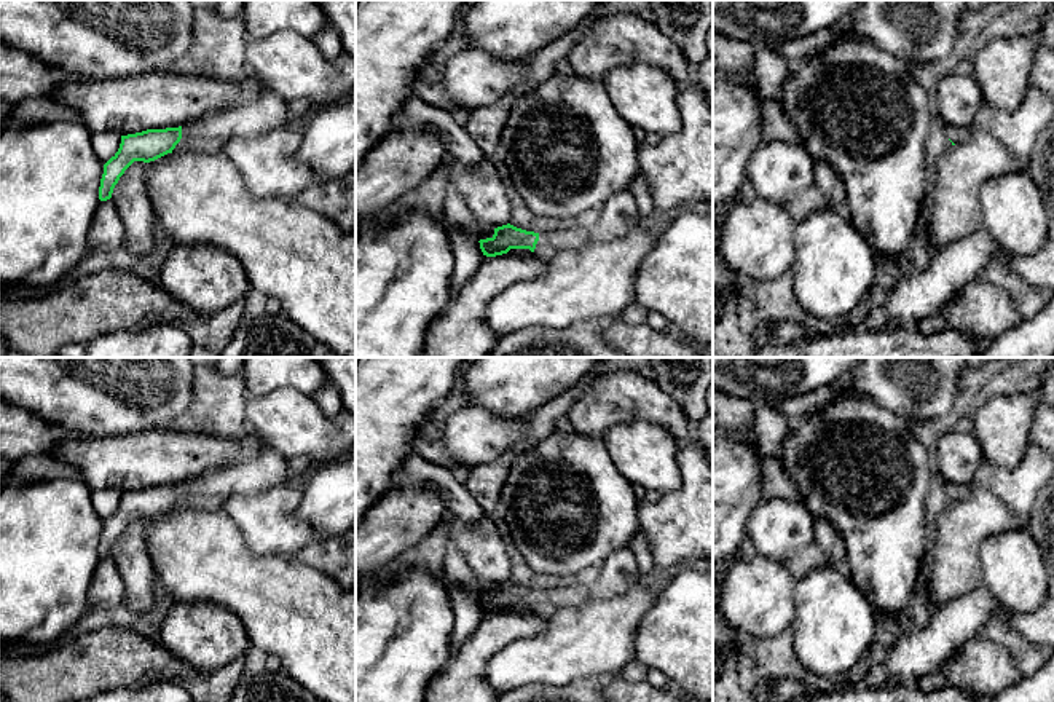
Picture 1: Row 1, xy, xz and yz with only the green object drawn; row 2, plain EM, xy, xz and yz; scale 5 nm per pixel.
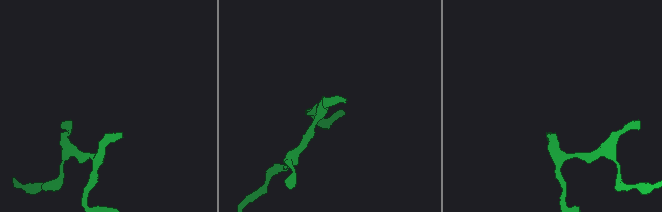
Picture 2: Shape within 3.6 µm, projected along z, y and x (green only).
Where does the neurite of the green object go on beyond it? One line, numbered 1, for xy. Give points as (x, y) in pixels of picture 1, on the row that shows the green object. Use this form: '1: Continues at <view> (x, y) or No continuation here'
1: Continues at xy (267, 112)

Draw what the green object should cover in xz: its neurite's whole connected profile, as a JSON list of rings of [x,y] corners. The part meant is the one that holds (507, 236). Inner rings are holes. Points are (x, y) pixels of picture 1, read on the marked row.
[[[628,190],[611,196],[600,211],[601,215],[595,225],[560,233],[534,233],[507,223],[494,228],[491,238],[480,239],[480,249],[486,257],[507,254],[510,249],[529,249],[534,255],[549,260],[563,249],[577,249],[619,238],[643,220]]]

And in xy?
[[[263,88],[252,101],[204,116],[179,128],[147,129],[121,136],[118,152],[104,164],[99,199],[112,198],[120,177],[134,161],[150,163],[172,153],[182,137],[198,136],[210,139],[255,137],[285,126],[287,101]]]

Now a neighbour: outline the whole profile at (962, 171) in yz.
[[[971,128],[965,142],[954,145],[938,163],[928,246],[939,250],[984,228],[982,185],[1008,172],[1028,171],[1000,140],[982,128]]]

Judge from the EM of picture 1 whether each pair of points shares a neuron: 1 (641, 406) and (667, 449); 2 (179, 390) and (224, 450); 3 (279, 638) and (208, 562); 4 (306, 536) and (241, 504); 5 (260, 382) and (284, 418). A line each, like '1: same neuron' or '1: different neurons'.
1: different neurons
2: different neurons
3: same neuron
4: same neuron
5: different neurons

